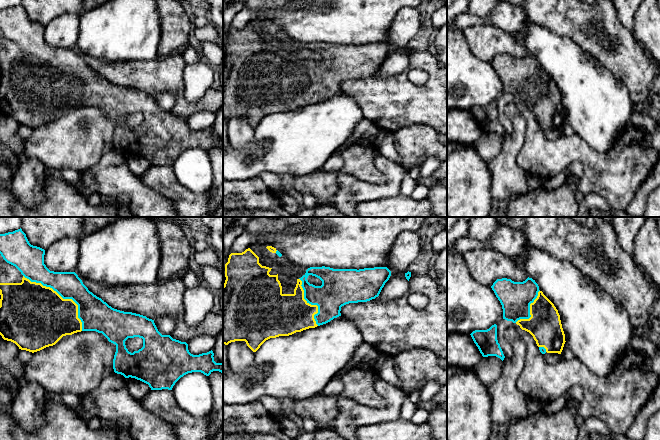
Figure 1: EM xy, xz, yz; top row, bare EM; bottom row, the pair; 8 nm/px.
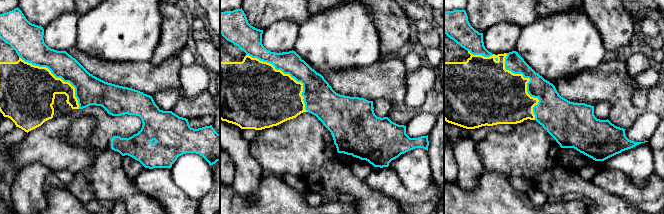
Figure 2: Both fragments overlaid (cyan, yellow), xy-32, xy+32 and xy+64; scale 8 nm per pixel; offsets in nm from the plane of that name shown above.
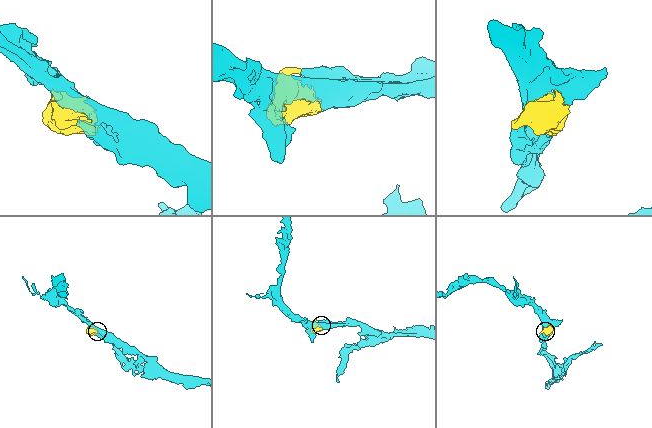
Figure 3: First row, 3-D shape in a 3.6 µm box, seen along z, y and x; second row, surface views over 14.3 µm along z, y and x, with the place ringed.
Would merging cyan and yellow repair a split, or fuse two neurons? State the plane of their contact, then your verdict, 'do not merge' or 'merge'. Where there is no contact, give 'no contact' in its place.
contact in xy; merge

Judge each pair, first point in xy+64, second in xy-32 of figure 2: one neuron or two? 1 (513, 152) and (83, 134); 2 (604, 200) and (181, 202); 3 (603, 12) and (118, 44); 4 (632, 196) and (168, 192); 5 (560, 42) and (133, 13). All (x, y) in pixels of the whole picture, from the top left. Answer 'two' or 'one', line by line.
1: two
2: two
3: two
4: one
5: one

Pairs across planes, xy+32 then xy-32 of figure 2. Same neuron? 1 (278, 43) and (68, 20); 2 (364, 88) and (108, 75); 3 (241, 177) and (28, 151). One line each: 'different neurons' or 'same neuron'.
1: same neuron
2: same neuron
3: different neurons

